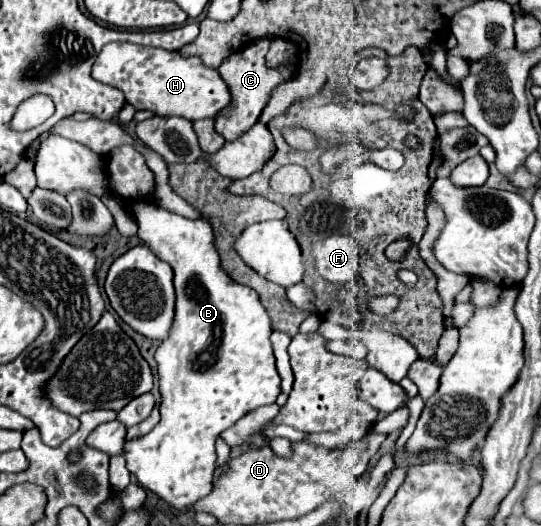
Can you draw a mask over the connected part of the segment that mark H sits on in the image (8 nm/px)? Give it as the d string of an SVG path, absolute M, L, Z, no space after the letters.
M110 42L102 48L102 54L96 58L92 76L104 84L116 86L124 92L126 102L130 102L136 110L152 110L158 116L182 116L188 120L202 120L202 118L216 118L220 110L230 104L230 90L226 82L220 78L216 68L208 68L196 56L182 56L180 52L164 50L164 48L146 48L138 44L124 44L124 42Z

